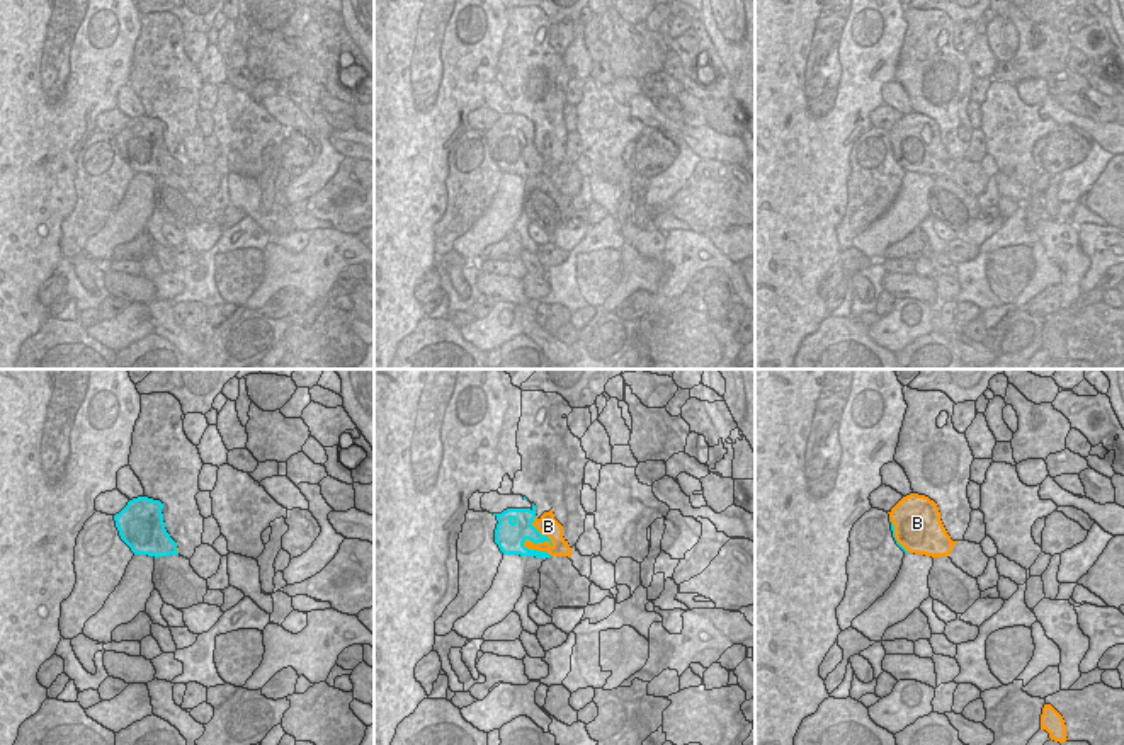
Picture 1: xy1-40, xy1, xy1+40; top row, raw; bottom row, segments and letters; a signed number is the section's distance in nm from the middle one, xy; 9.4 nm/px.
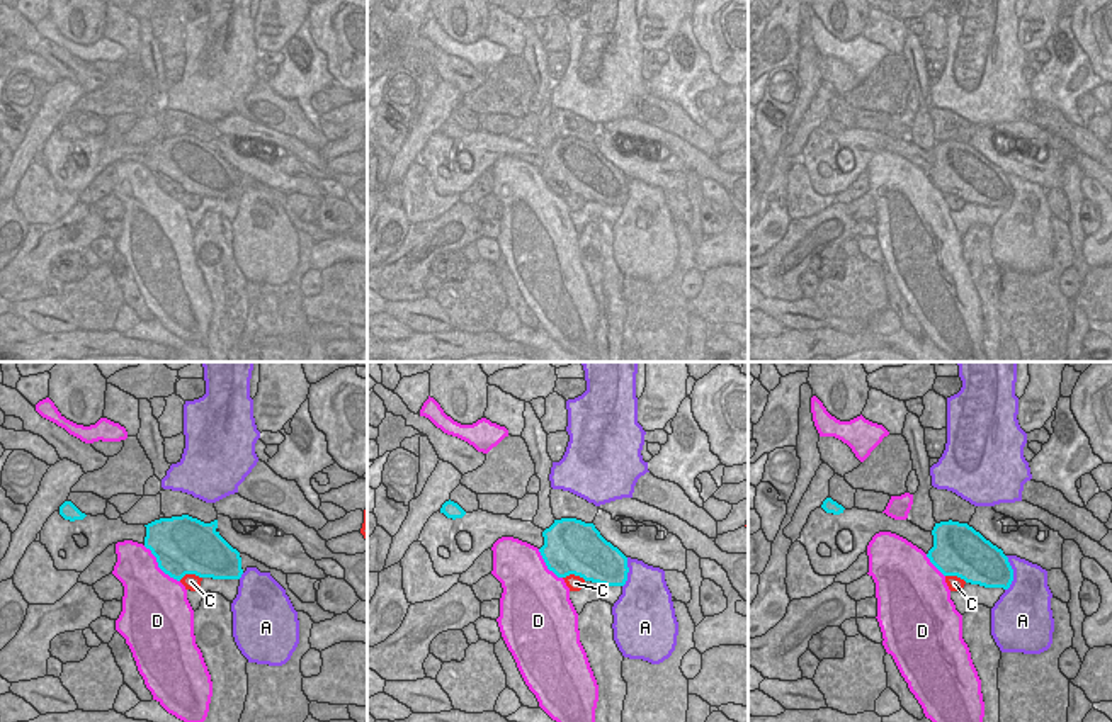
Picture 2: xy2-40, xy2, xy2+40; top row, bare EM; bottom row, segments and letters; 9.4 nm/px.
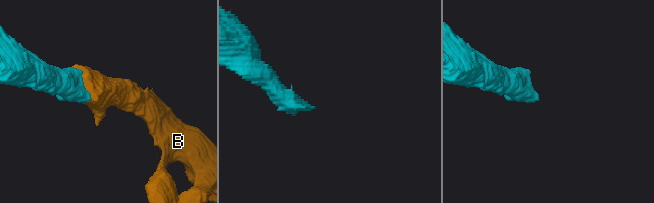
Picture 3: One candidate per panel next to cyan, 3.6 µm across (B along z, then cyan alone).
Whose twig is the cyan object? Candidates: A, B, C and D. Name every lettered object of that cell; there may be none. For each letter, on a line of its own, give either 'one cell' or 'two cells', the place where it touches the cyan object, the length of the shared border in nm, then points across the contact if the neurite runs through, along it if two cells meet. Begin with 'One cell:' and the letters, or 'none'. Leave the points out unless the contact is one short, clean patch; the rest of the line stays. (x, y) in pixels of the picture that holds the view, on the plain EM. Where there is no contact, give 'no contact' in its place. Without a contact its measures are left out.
One cell: B
A: two cells | xy2+40 (1012, 192) | 340 nm
B: one cell | xy1 (533, 160) | 420 nm
C: two cells | xy2-40 (189, 192) | 220 nm
D: two cells | xy2-40 (158, 186) | 500 nm

